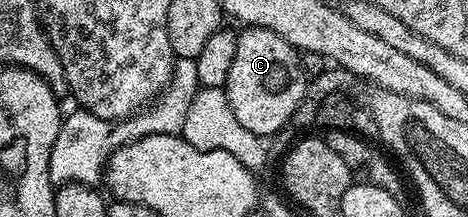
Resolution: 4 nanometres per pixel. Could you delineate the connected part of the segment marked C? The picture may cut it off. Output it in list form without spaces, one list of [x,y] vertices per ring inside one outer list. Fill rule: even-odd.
[[[246,27],[238,35],[235,62],[231,62],[231,74],[227,78],[224,91],[240,125],[257,136],[268,138],[272,132],[279,131],[296,114],[297,107],[306,99],[307,77],[305,78],[305,72],[301,69],[300,58],[302,59],[298,49],[293,48],[283,38],[279,38],[279,34],[266,28]]]

